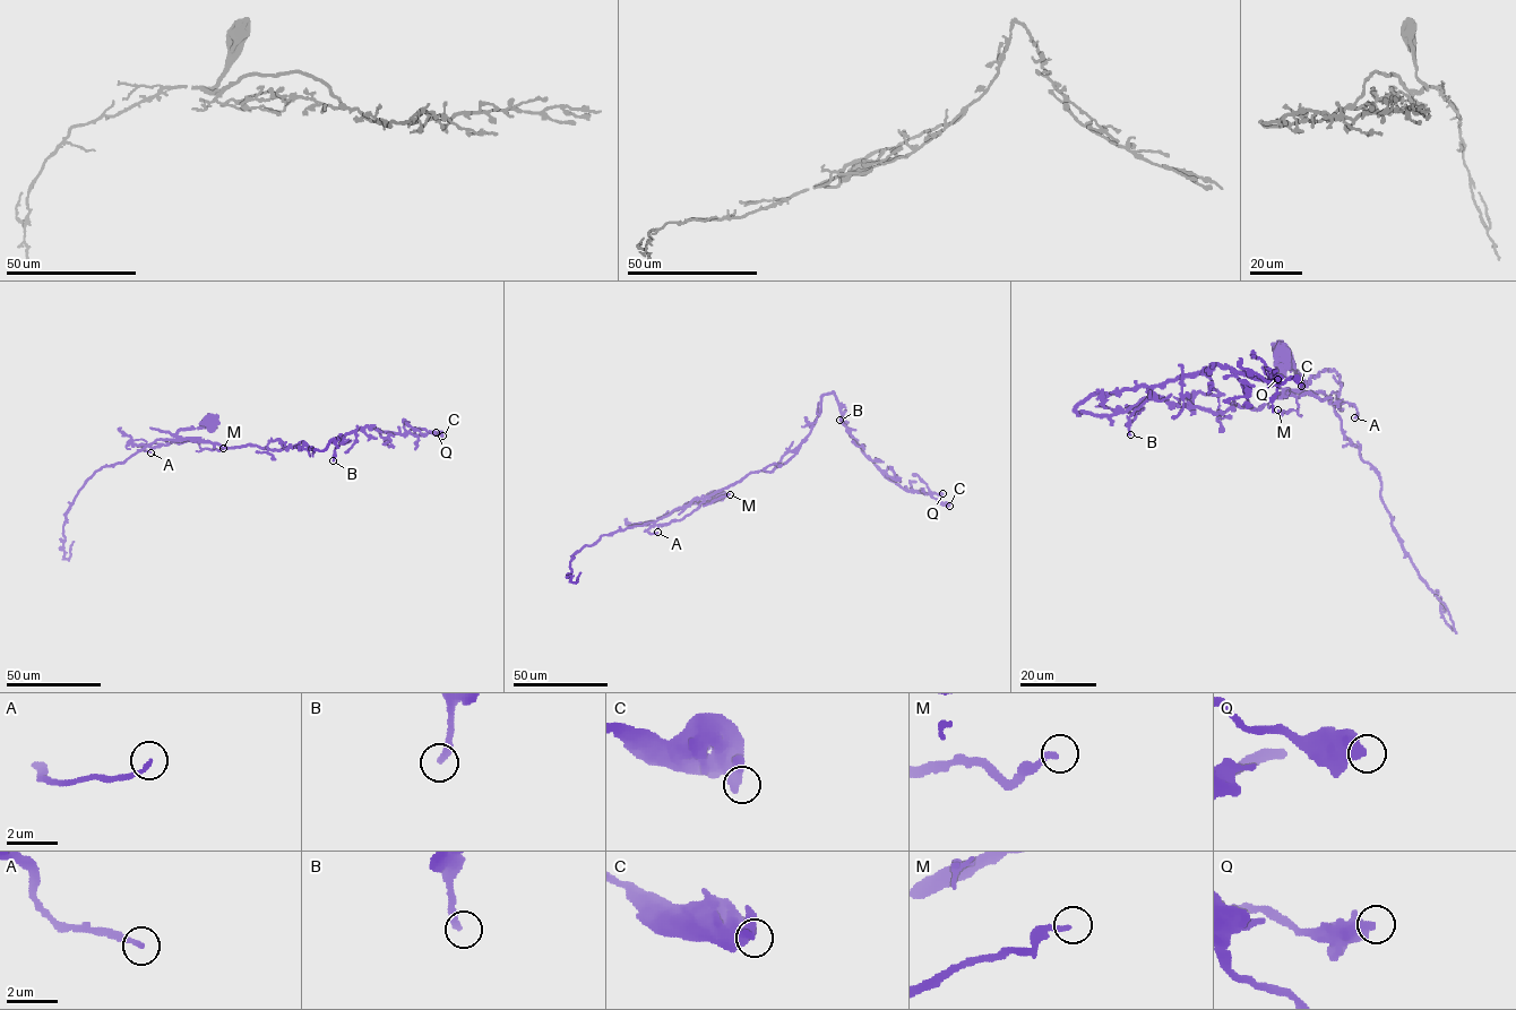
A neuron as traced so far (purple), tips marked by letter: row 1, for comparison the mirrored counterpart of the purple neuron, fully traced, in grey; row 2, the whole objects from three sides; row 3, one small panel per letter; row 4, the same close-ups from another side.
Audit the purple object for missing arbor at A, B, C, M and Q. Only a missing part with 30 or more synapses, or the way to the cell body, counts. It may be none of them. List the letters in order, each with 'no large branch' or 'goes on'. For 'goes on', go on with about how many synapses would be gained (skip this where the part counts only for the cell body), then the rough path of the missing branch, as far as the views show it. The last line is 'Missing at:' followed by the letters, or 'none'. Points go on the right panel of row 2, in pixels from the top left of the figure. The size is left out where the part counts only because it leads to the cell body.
A: no large branch
B: no large branch
C: no large branch
M: no large branch
Q: no large branch
Missing at: none

